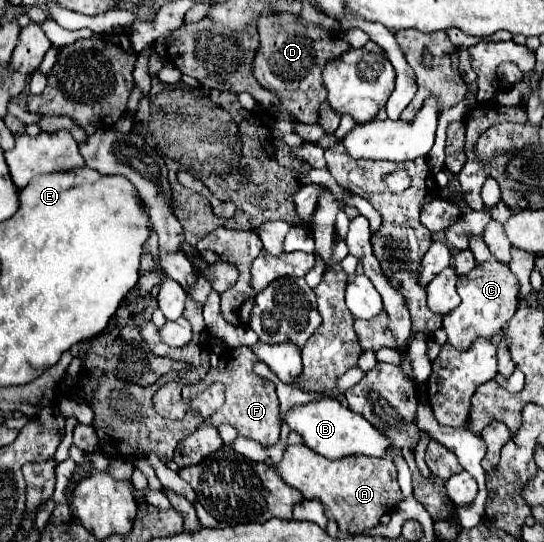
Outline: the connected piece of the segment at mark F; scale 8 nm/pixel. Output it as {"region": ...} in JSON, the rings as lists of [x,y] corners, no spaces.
{"region":[[[239,346],[239,348],[225,348],[219,364],[211,366],[205,378],[213,378],[225,384],[225,404],[211,416],[211,424],[219,426],[223,422],[231,424],[237,428],[241,436],[249,436],[257,440],[261,446],[273,446],[279,442],[279,428],[281,428],[281,418],[279,418],[279,400],[275,392],[275,384],[269,380],[259,378],[253,372],[257,356],[249,346]]]}

